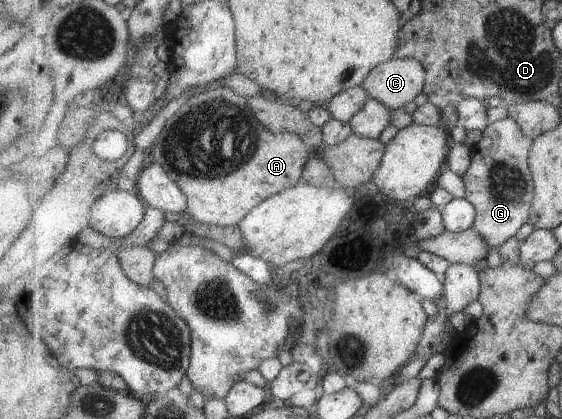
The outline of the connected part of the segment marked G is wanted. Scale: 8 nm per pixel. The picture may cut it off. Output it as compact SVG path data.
M506 117L489 124L482 138L472 147L472 162L465 173L466 198L475 204L473 231L499 249L528 223L535 201L535 184L529 167L529 153L534 140L525 135L521 125Z

